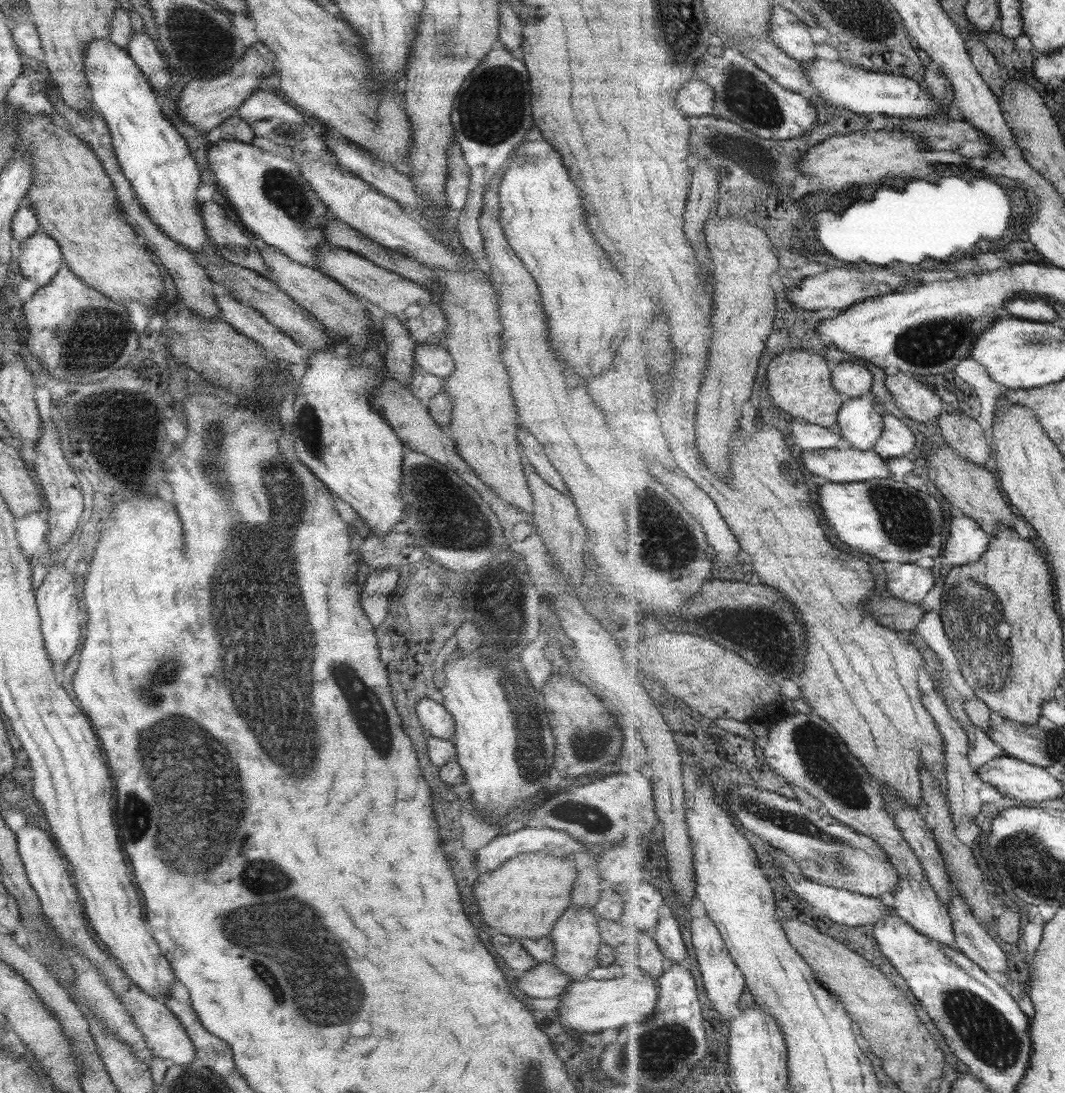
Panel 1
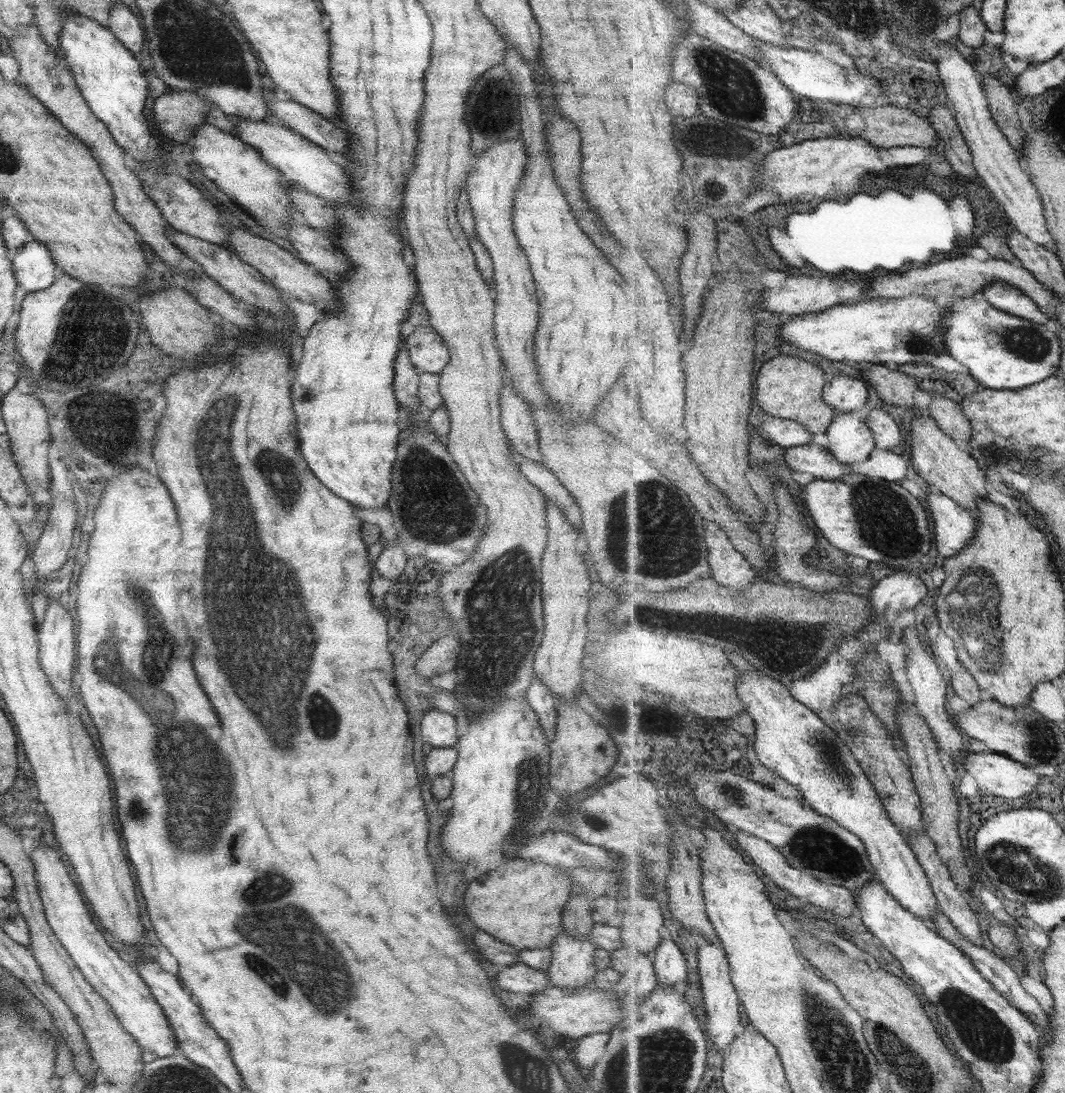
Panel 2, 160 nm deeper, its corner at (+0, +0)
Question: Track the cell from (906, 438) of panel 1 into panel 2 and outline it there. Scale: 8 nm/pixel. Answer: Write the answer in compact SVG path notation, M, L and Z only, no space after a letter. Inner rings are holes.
M872 408L864 421L873 431L877 447L889 450L901 442L903 427L899 425L900 420L896 420L894 414Z

